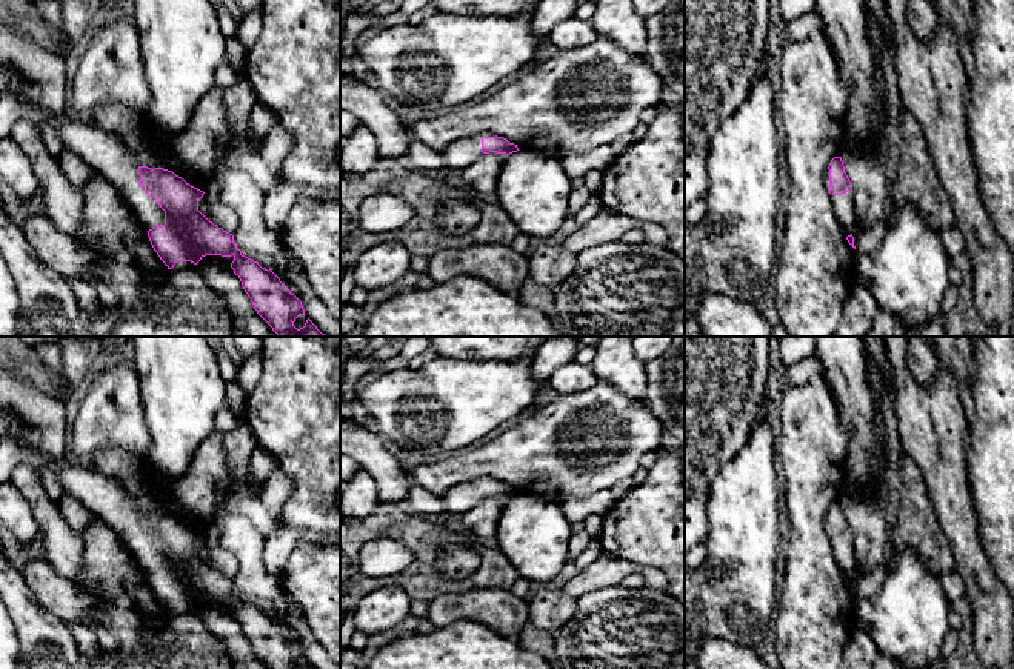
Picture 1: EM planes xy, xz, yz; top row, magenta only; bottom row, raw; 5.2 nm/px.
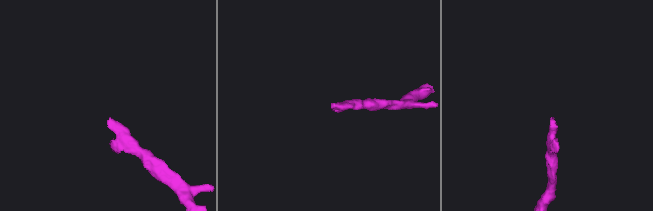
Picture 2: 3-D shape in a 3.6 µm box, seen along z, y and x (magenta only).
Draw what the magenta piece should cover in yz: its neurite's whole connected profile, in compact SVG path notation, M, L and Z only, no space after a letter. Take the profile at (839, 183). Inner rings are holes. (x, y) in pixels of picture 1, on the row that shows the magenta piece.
M834 157L825 174L826 188L832 198L832 206L839 225L843 228L843 234L848 243L854 246L852 229L856 225L852 183L849 181L842 157Z

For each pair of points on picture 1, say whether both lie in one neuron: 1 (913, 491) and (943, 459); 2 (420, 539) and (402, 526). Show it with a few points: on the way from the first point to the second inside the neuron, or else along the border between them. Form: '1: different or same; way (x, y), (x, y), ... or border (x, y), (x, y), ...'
1: different; border (907, 455), (920, 472), (927, 497), (936, 514)
2: same; way (416, 534), (406, 528)

